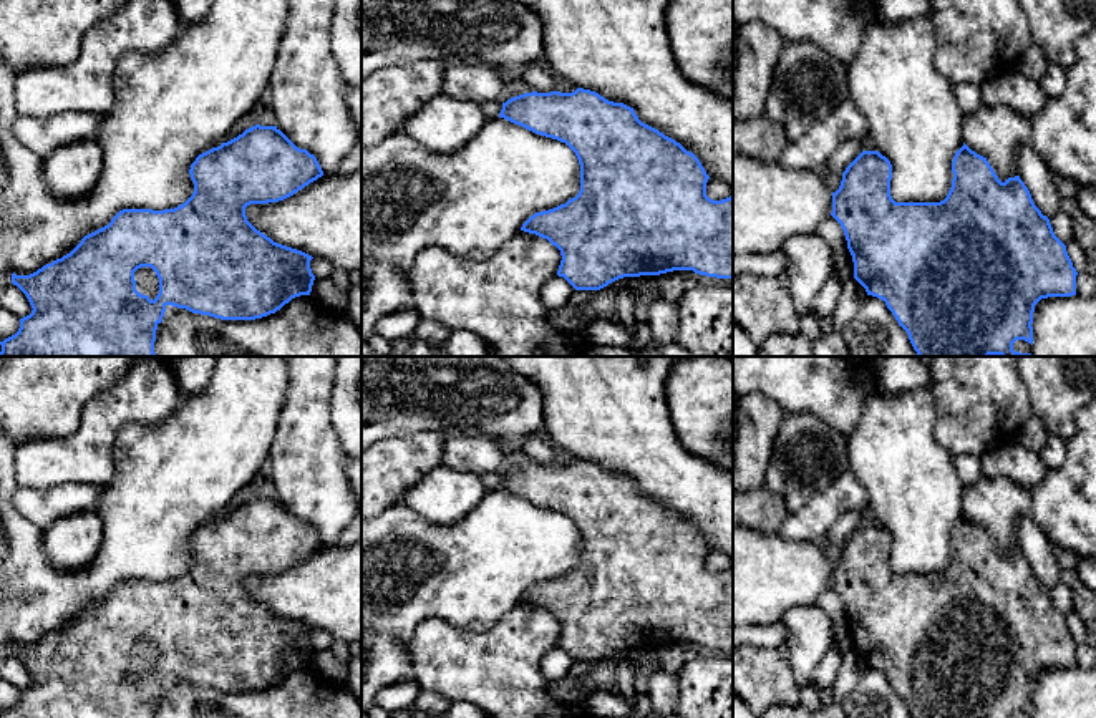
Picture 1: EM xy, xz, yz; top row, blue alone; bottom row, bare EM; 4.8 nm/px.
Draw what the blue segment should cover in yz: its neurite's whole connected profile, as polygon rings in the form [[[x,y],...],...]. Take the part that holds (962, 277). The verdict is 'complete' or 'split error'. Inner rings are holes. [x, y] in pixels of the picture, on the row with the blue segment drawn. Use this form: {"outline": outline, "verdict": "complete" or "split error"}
{"outline": [[[965,143],[963,146],[955,153],[953,161],[952,161],[952,172],[953,172],[953,179],[952,179],[952,187],[947,194],[947,197],[940,202],[895,202],[890,196],[890,179],[892,179],[892,164],[890,161],[882,156],[879,151],[862,151],[842,172],[842,181],[841,186],[836,192],[832,192],[832,212],[831,216],[841,224],[846,240],[847,240],[847,249],[852,255],[852,262],[854,262],[854,279],[866,289],[867,295],[877,297],[880,300],[885,302],[887,308],[892,312],[892,315],[895,317],[895,320],[899,322],[899,325],[907,332],[909,340],[914,347],[914,350],[917,352],[919,357],[990,357],[990,355],[1000,355],[1000,357],[1033,357],[1031,353],[1020,353],[1013,350],[1013,343],[1016,340],[1025,340],[1028,343],[1033,345],[1033,312],[1035,312],[1035,305],[1041,300],[1041,298],[1048,298],[1048,297],[1071,297],[1076,295],[1076,269],[1073,267],[1073,262],[1066,252],[1066,245],[1055,235],[1053,227],[1050,224],[1050,219],[1046,216],[1041,214],[1041,211],[1035,206],[1031,194],[1028,191],[1028,187],[1025,186],[1025,182],[1020,179],[1020,176],[1015,177],[1008,177],[1005,182],[1001,182],[998,179],[998,176],[995,174],[993,167],[990,166],[990,163],[987,161],[987,158],[977,154],[975,151],[972,151]]], "verdict": "complete"}

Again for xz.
{"outline": [[[577,88],[572,93],[524,93],[514,96],[502,103],[499,118],[504,118],[514,124],[519,124],[536,134],[557,139],[565,143],[577,156],[580,164],[580,191],[575,197],[569,199],[554,209],[536,212],[521,227],[521,230],[536,234],[547,239],[552,245],[560,250],[562,260],[557,270],[559,277],[564,277],[575,290],[600,290],[609,284],[623,277],[640,277],[640,275],[660,275],[673,270],[693,270],[695,274],[716,277],[716,279],[733,279],[733,196],[713,201],[706,196],[706,182],[710,176],[701,166],[700,159],[686,151],[680,143],[665,136],[658,129],[642,123],[635,114],[633,108],[623,103],[613,103],[605,99],[595,91]]], "verdict": "complete"}

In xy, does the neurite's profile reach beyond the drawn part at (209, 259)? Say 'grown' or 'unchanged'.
unchanged

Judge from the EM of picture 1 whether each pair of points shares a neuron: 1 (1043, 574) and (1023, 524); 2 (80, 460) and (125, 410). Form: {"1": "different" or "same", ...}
{"1": "same", "2": "same"}

